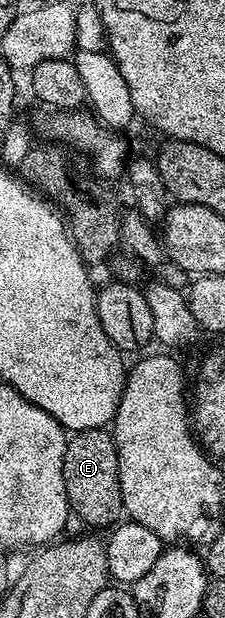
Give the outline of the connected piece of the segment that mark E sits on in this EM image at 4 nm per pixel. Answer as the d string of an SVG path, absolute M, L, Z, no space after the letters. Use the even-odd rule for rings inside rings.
M106 428L80 429L68 440L63 474L70 512L79 515L87 527L111 527L120 520L124 507L119 460L115 450L115 438Z

